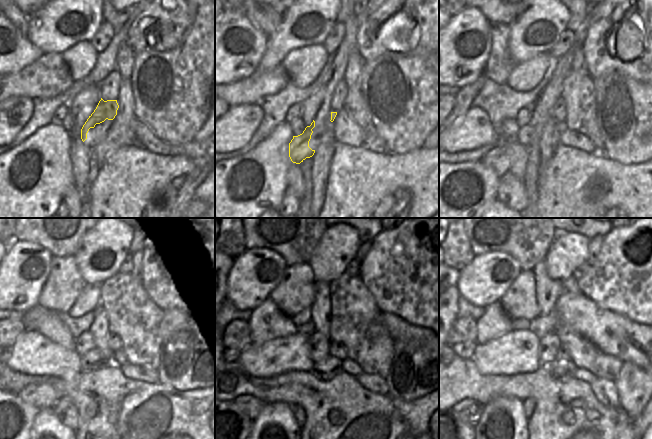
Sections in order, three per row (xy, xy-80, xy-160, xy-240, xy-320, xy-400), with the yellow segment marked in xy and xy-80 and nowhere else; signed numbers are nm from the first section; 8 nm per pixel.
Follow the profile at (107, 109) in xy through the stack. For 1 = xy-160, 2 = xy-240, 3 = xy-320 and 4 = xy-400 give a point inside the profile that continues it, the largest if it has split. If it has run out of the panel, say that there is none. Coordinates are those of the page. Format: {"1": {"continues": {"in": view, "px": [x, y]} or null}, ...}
{"1": {"continues": {"in": "xy-160", "px": [499, 158]}}, "2": {"continues": {"in": "xy-240", "px": [42, 396]}}, "3": {"continues": {"in": "xy-320", "px": [251, 406]}}, "4": {"continues": {"in": "xy-400", "px": [468, 411]}}}

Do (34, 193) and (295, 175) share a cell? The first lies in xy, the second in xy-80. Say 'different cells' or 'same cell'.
different cells

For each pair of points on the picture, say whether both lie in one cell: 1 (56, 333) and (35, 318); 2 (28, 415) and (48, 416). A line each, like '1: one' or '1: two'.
1: one
2: two

